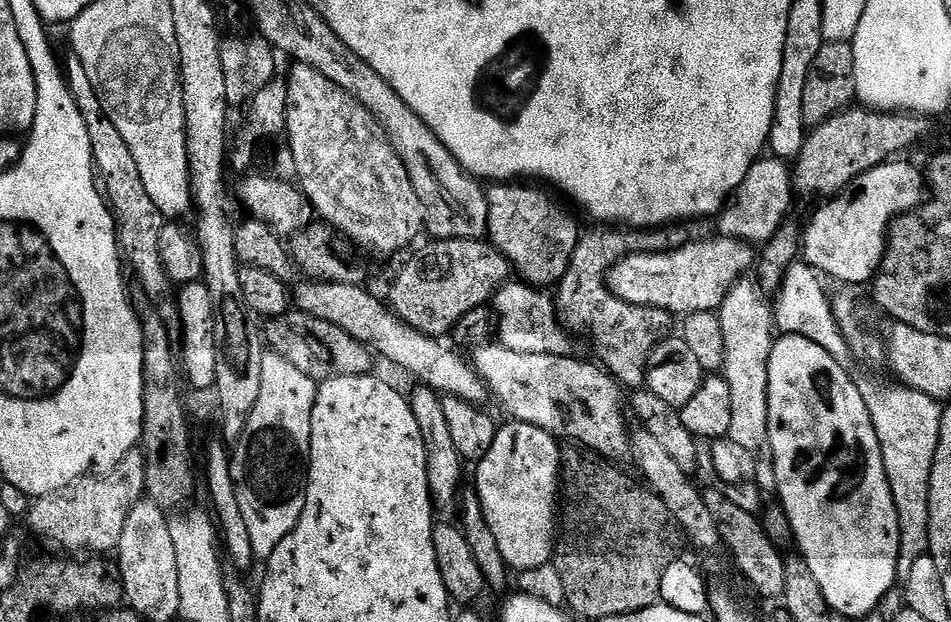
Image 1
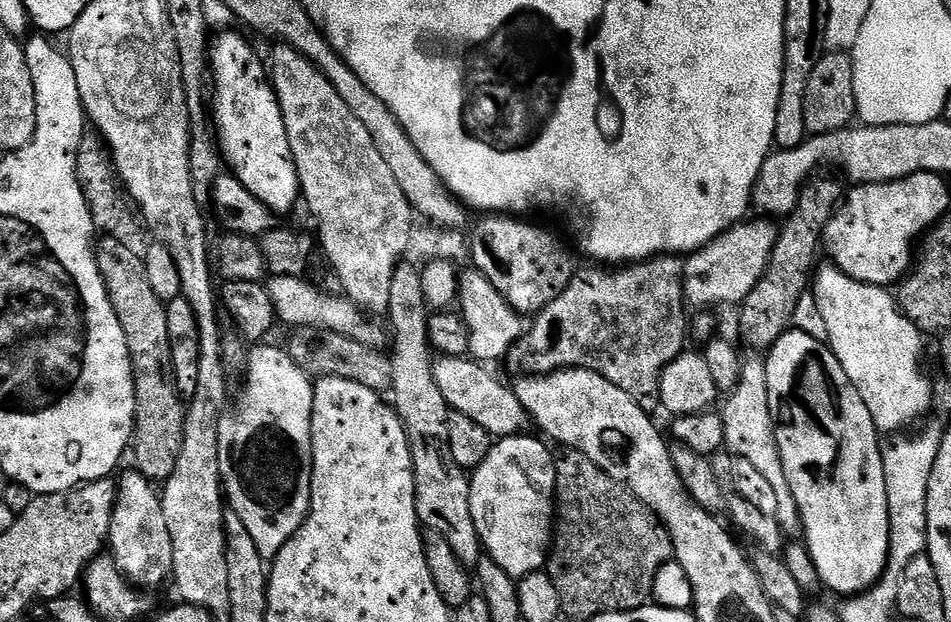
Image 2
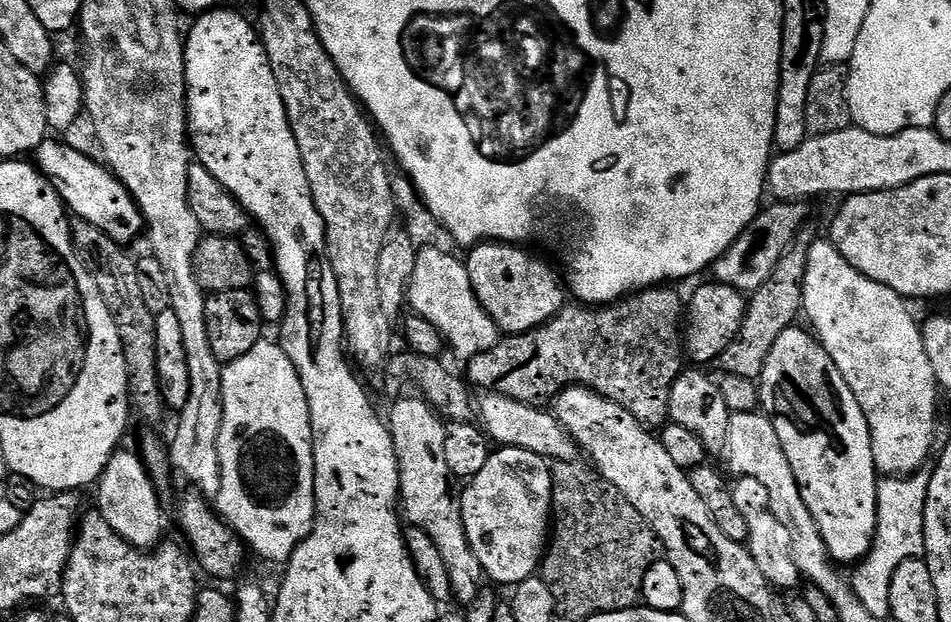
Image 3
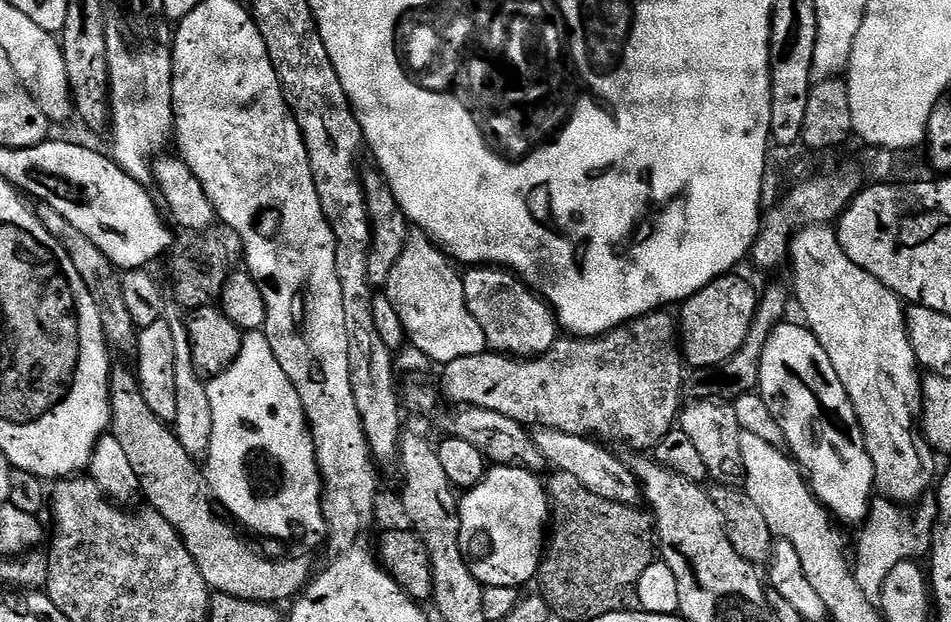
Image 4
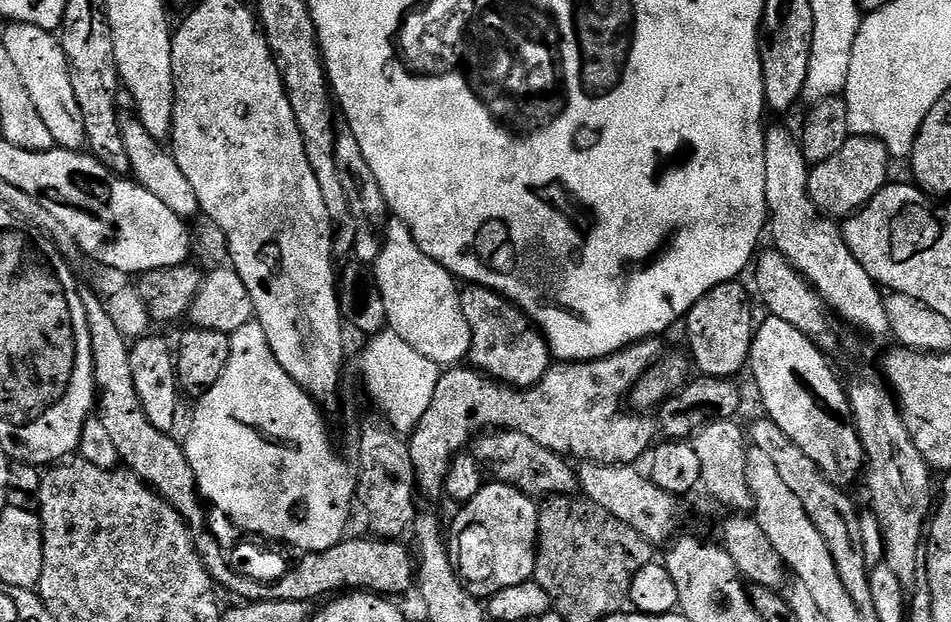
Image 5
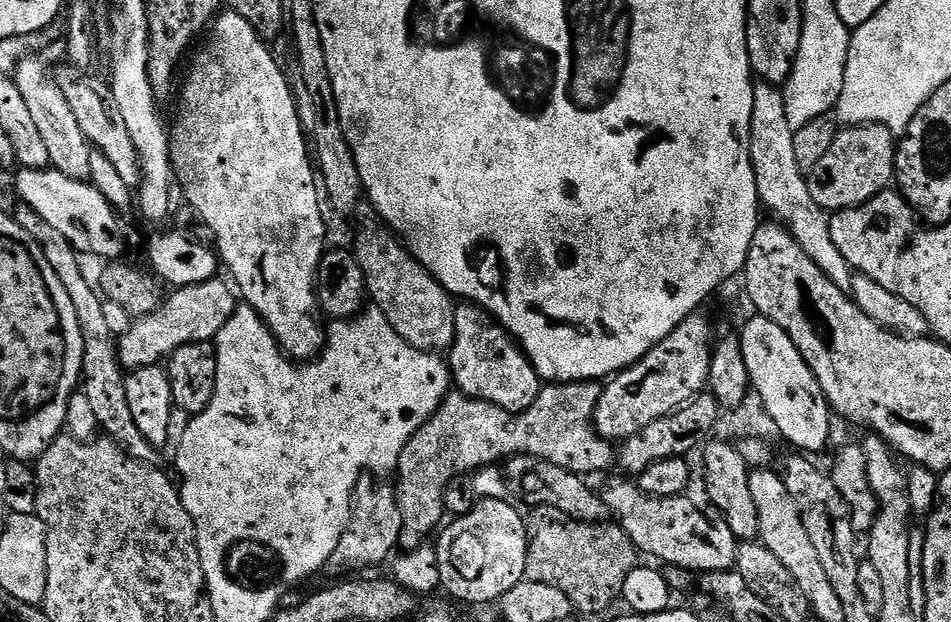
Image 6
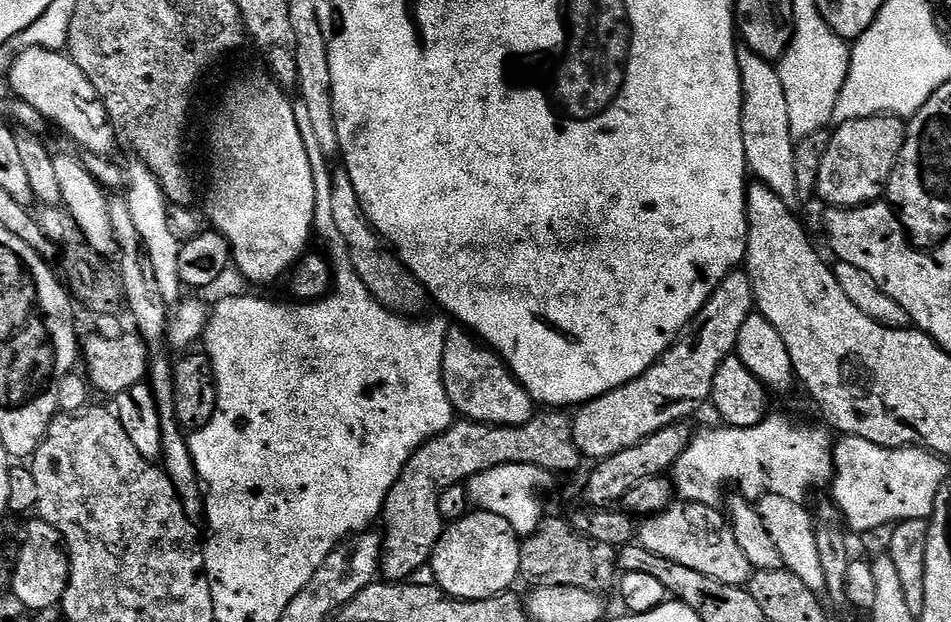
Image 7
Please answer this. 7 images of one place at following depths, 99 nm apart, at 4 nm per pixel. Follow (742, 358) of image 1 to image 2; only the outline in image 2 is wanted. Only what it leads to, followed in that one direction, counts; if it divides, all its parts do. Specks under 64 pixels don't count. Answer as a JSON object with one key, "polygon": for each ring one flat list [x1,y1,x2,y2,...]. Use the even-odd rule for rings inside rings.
{"polygon":[[744,360,740,370,740,381,733,392,727,393,723,401,722,415,724,417,724,429,726,438,724,443,727,451,733,452,733,457,745,460,767,482,775,491,778,498,778,514,776,520,780,523,781,530,785,537,796,538,801,535,800,511,794,502,794,494,790,494,790,482,786,482,786,474,782,466,782,458,776,441,776,422,772,419,770,410,770,390,766,386,765,361],[728,400,728,401,726,401]]}

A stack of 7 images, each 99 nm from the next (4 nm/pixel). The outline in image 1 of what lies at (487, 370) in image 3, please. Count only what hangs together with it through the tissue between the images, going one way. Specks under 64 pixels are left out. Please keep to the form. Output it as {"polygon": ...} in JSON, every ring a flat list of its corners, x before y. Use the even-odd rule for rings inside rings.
{"polygon":[[681,222,651,230,633,230,627,226,596,226,593,232,585,231,581,235,570,258,570,266,560,279,560,293,555,293,554,299,561,321,569,329,581,328,592,335,592,348,597,356,595,359,625,389,640,390,645,387,652,352,669,335,668,327,674,316,661,308,622,302,622,298,618,298,608,288,608,274,617,262,635,252,666,252,681,248,683,244,701,235,700,226,696,222]]}

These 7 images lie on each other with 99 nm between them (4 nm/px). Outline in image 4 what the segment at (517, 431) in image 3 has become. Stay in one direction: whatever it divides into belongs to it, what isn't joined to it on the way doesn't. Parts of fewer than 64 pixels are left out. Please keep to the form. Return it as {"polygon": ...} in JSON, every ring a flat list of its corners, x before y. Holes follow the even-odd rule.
{"polygon":[[542,428,535,433,534,439,538,450,542,454,545,465,551,466,555,471,565,472,573,478,578,478,590,494,598,494,598,498,606,498,610,502,627,504,637,503,642,496,642,489,637,481,635,473,627,468,612,452,607,452,603,443,586,436,566,434,562,430],[604,447,604,448,603,448],[553,464,553,465,552,465]]}

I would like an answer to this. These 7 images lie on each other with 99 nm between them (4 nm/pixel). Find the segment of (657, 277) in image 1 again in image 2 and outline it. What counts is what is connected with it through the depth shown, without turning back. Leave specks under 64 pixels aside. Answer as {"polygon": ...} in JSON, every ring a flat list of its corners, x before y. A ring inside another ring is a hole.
{"polygon":[[768,218,745,219,732,225,704,248,691,253,684,266,684,299,696,310,711,309,711,304,733,304,739,306,758,286,770,254,776,245,777,225]]}

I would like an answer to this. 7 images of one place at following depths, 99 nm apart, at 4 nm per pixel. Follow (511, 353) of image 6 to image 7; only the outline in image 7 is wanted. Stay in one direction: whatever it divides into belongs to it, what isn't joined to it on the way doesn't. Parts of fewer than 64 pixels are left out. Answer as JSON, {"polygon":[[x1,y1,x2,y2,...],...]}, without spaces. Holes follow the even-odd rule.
{"polygon":[[463,326,449,327,442,350,442,378,446,394,452,403,453,413,457,417,473,420,479,424,493,424,495,428,513,428,522,426,536,417,538,405,531,394,516,380,516,375,508,369,502,357,492,351,483,340,477,338]]}

